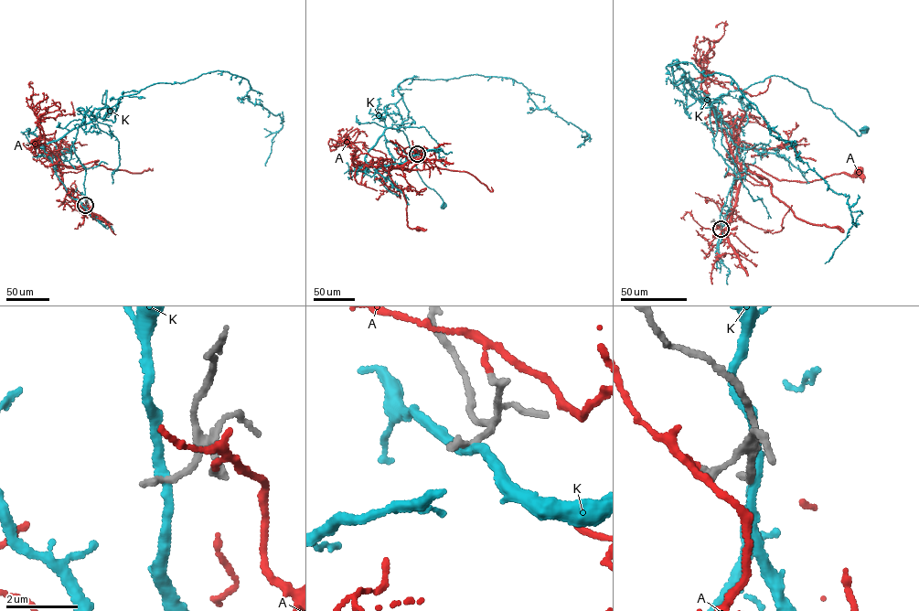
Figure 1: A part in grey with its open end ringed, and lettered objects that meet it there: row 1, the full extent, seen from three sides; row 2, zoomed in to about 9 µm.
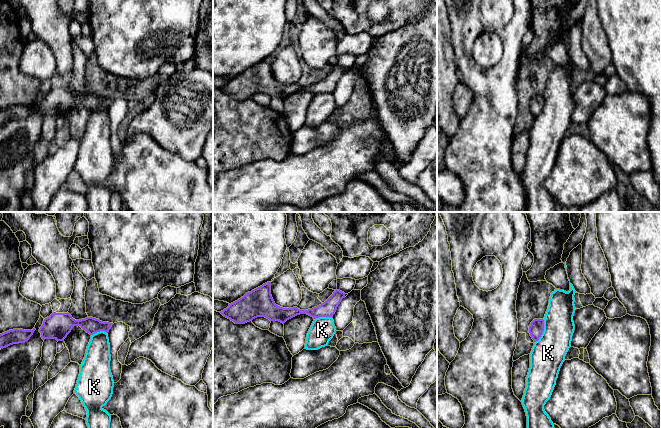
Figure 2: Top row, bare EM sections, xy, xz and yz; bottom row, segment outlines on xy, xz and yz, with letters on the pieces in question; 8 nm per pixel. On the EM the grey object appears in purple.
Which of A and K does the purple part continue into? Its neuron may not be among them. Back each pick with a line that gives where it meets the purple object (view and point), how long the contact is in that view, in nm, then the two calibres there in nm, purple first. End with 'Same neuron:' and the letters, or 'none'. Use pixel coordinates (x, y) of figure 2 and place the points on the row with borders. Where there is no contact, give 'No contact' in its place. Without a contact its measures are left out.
Same neuron: none

